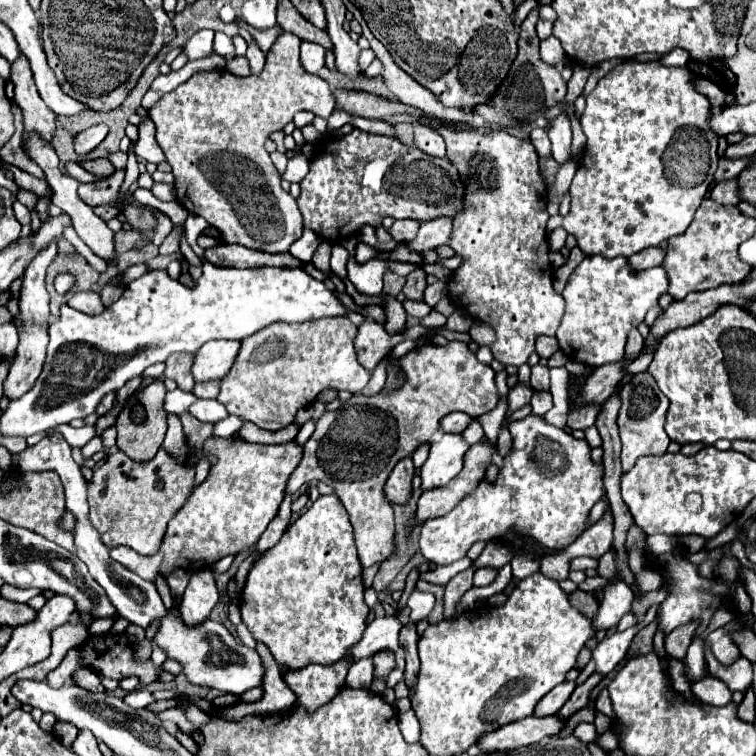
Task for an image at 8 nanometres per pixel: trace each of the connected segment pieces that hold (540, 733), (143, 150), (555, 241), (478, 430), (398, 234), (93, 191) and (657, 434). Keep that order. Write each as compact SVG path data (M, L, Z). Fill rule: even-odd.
M529 716L523 718L521 722L511 722L509 726L501 726L501 730L493 734L485 734L479 742L477 748L481 752L493 752L493 750L513 750L519 746L529 746L535 742L541 742L543 738L553 738L559 736L559 732L565 728L567 720L559 716Z
M143 118L139 124L139 140L135 144L135 156L153 164L159 164L165 160L163 150L155 142L155 126L149 118Z
M555 228L553 232L551 232L551 236L549 236L549 248L551 250L555 250L555 252L559 252L563 246L565 246L565 238L567 238L567 232L565 232L565 228Z
M477 418L473 419L473 422L471 422L468 428L461 435L469 445L480 442L485 436L483 428Z
M395 220L393 226L387 230L395 242L411 242L419 230L417 220Z
M115 170L109 178L103 178L93 184L79 184L79 198L89 204L89 206L99 206L99 204L111 204L119 196L119 188L123 184L125 170Z
M641 372L625 380L619 394L621 394L621 408L617 416L617 426L623 442L621 462L623 462L623 470L631 470L637 458L667 452L667 446L671 442L669 436L665 434L665 414L667 414L669 400L659 390L659 386L655 384L655 378L649 372Z

